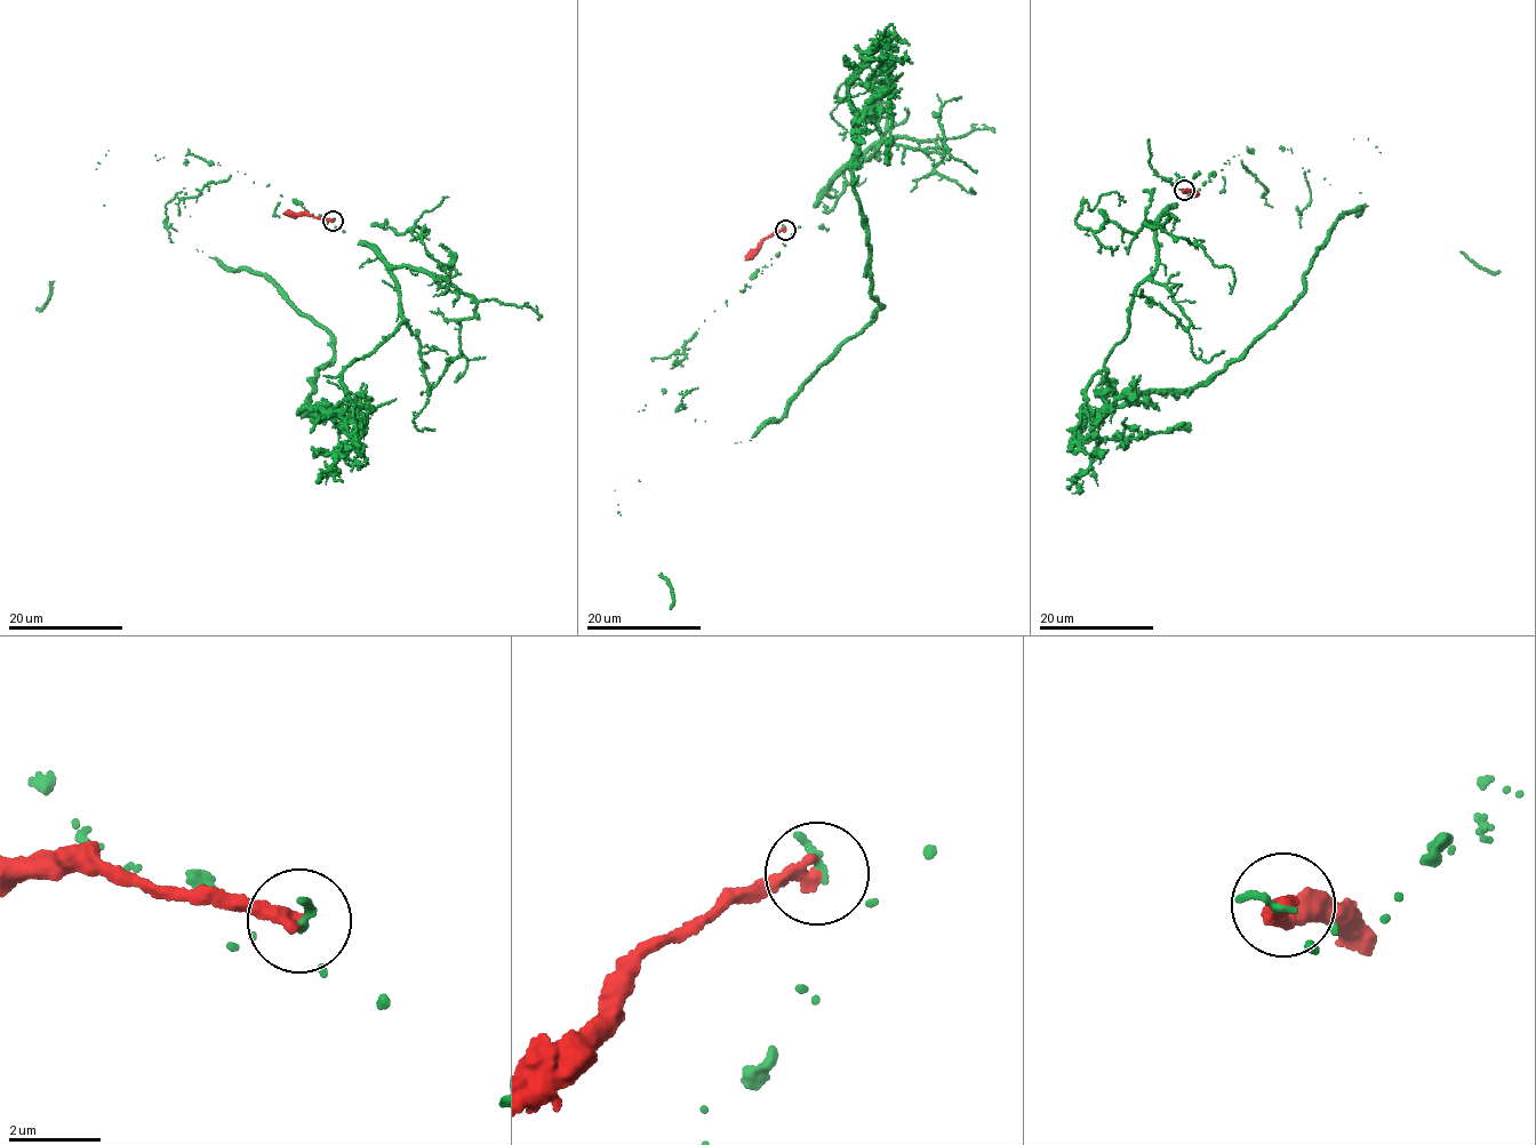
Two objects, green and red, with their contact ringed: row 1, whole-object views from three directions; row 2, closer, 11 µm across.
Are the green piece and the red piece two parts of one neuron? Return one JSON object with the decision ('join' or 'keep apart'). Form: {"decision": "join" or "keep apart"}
{"decision": "keep apart"}

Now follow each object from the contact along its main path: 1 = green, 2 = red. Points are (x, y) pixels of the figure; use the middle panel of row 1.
1: (785, 230), (877, 152), (847, 95), (865, 65), (853, 182), (880, 309), (782, 418), (735, 442)
2: (785, 230), (774, 232), (745, 259)

